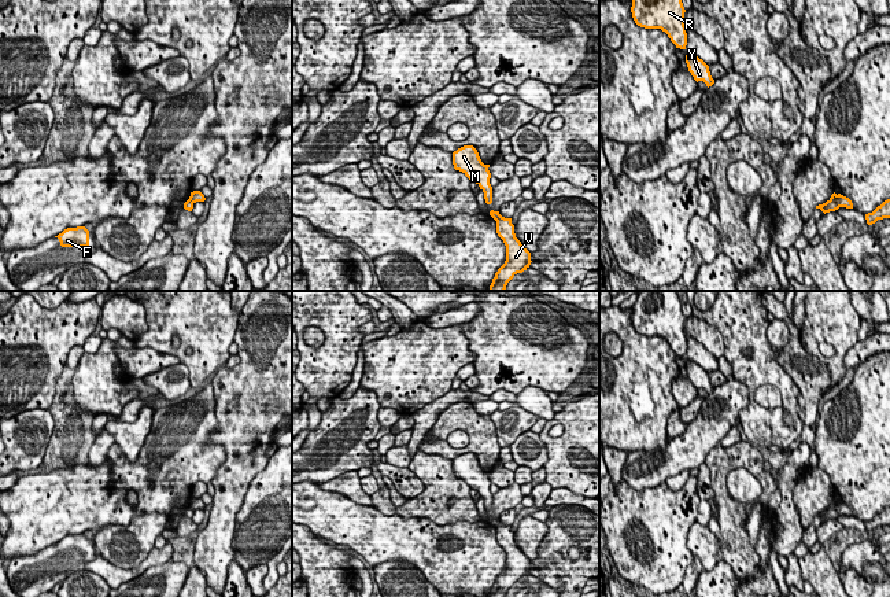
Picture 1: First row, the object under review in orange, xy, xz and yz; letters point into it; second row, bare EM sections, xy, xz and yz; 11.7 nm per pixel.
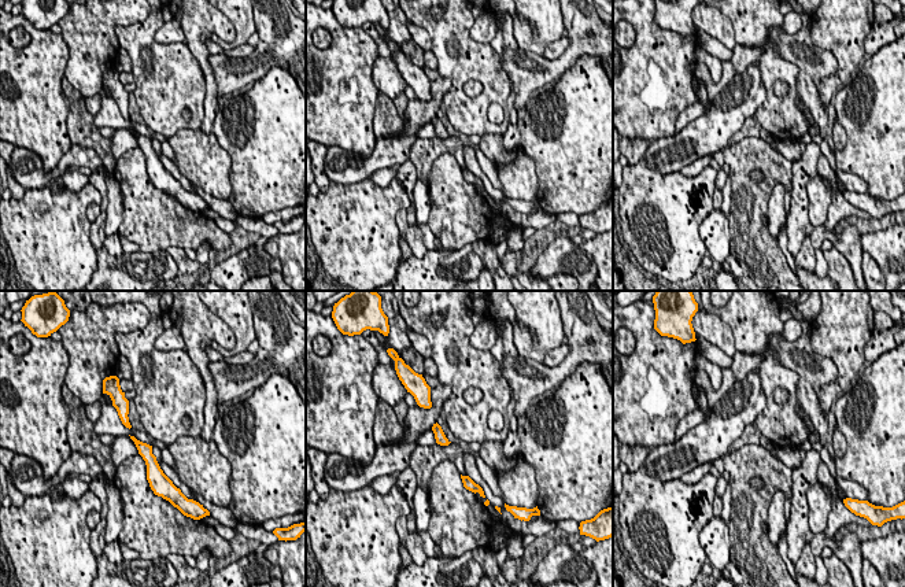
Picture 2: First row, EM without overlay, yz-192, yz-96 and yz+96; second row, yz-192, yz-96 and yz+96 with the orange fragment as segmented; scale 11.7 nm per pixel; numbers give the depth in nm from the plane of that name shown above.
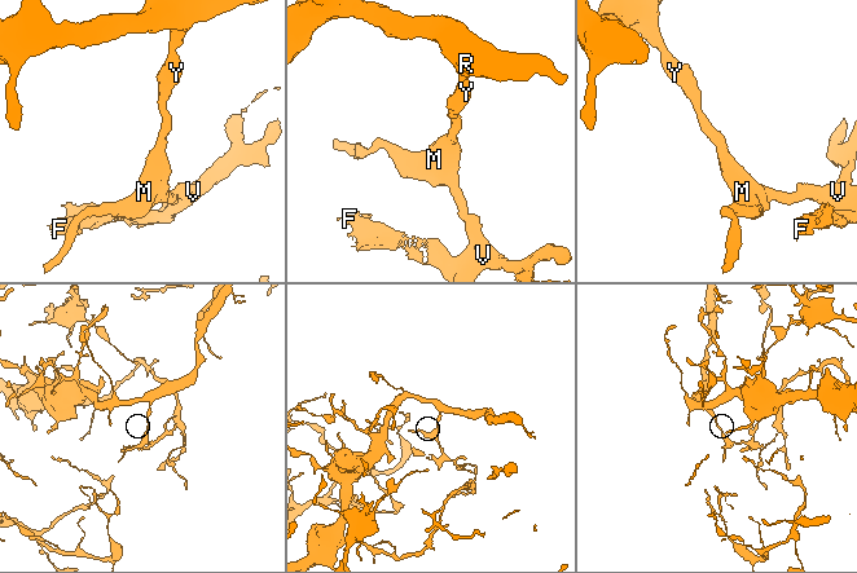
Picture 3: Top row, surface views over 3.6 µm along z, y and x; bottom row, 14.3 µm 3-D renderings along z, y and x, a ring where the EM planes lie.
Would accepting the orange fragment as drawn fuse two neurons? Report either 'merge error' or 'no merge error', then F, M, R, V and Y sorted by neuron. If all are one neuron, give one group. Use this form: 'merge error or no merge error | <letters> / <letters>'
merge error | F V / M R Y

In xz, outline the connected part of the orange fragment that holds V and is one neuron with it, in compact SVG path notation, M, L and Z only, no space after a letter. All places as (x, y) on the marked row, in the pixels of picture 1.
M499 214L496 220L496 233L506 246L506 261L495 273L488 291L505 291L507 283L531 265L531 253L516 237L512 218Z

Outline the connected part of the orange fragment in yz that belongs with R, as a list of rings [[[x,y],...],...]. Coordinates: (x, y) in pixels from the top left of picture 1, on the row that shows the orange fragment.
[[[632,0],[631,12],[638,26],[661,29],[676,48],[686,49],[686,10],[682,0]]]

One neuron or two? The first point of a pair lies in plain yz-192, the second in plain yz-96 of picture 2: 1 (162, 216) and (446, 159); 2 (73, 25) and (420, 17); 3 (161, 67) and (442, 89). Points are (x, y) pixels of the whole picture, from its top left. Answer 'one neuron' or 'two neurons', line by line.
1: one neuron
2: two neurons
3: two neurons

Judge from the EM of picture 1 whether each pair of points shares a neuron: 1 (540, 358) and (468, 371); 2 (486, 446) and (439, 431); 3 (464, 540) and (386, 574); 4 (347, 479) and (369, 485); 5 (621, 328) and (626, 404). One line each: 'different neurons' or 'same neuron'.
1: different neurons
2: same neuron
3: different neurons
4: different neurons
5: same neuron

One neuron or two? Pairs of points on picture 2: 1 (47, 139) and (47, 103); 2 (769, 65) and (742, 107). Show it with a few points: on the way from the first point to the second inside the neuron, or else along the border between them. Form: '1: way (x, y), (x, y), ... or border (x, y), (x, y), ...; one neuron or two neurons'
1: way (45, 130), (45, 111); one neuron
2: border (756, 63), (765, 89), (765, 100), (757, 110); two neurons

